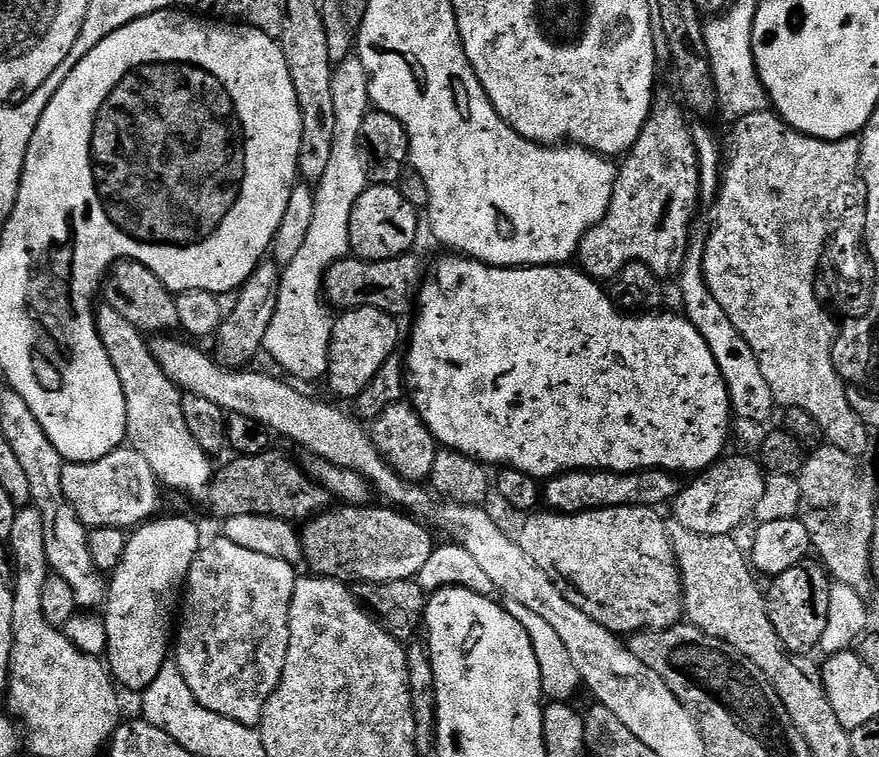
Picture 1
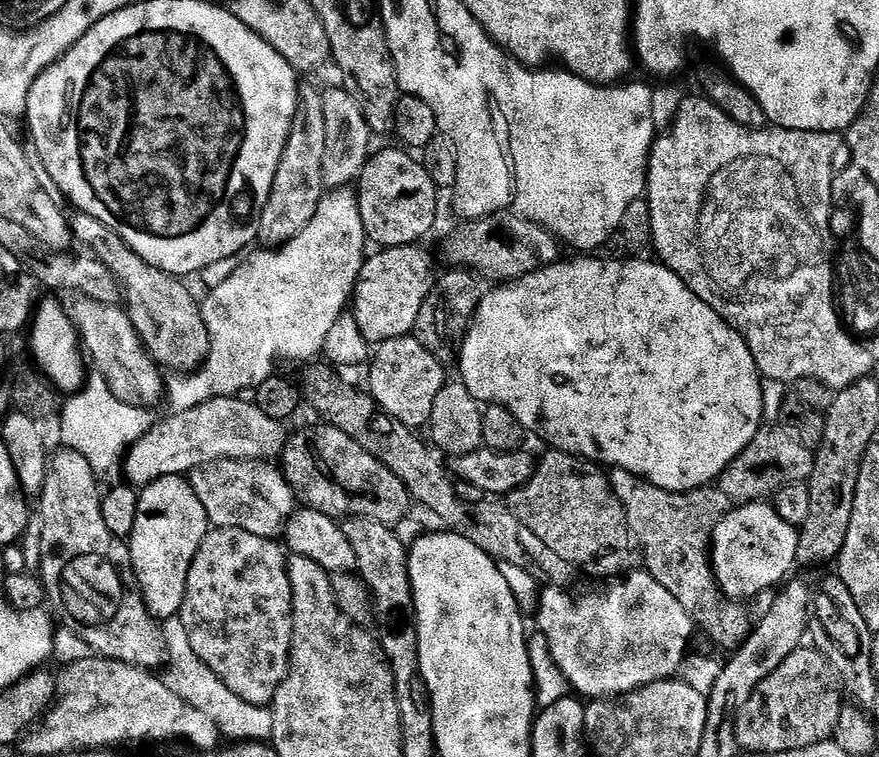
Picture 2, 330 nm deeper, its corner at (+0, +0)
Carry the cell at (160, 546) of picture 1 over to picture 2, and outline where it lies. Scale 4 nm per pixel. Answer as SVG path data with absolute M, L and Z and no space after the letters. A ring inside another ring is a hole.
M167 476L158 478L153 484L143 485L139 498L134 530L132 535L127 537L126 543L134 574L140 583L140 595L144 597L145 606L158 621L163 622L171 616L180 615L190 566L210 530L210 525L202 502L198 500L197 494L184 476Z

